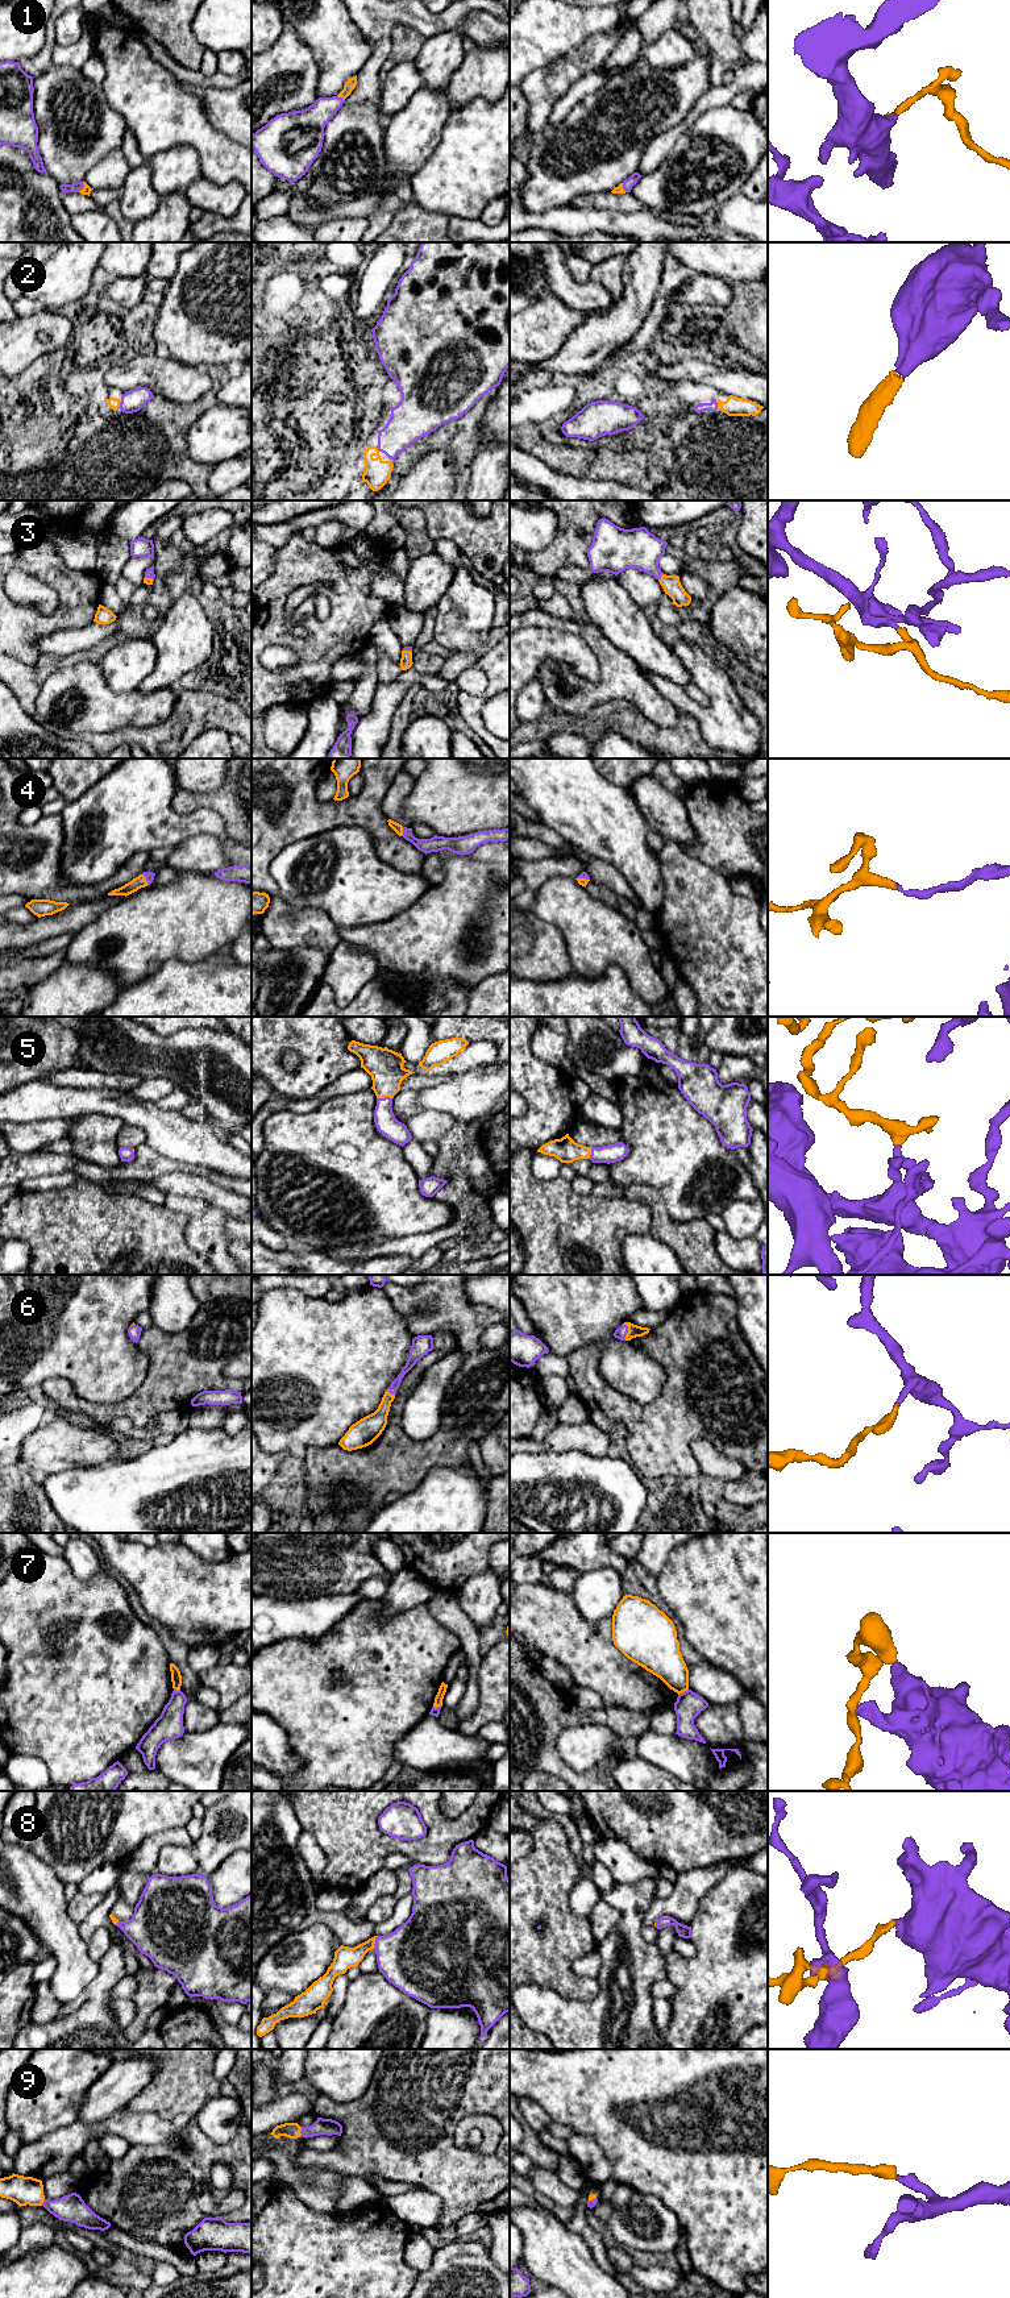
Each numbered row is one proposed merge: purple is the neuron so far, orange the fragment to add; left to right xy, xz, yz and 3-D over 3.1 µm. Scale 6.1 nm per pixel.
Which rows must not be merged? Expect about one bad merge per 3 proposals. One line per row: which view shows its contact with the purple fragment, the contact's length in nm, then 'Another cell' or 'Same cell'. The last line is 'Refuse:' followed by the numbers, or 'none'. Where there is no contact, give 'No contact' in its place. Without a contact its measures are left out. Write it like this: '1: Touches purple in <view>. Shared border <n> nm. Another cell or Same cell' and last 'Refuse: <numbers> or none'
1: Touches purple in xz. Shared border 60 nm. Same cell
2: Touches purple in xy. Shared border 50 nm. Same cell
3: Touches purple in yz. Shared border 50 nm. Same cell
4: Touches purple in xz. Shared border 60 nm. Same cell
5: Touches purple in xz. Shared border 100 nm. Same cell
6: Touches purple in yz. Shared border 110 nm. Same cell
7: Touches purple in yz. Shared border 80 nm. Another cell
8: Touches purple in xz. Shared border 90 nm. Same cell
9: Touches purple in xz. Shared border 60 nm. Same cell
Refuse: 7

